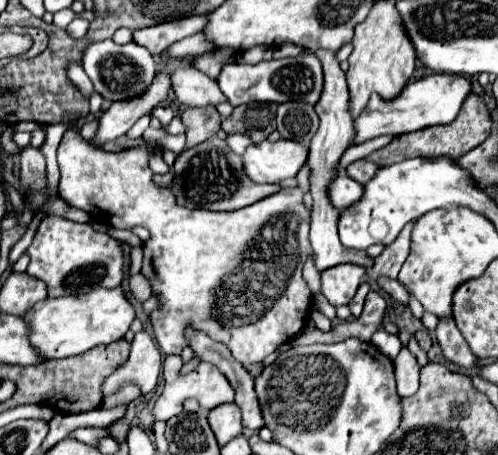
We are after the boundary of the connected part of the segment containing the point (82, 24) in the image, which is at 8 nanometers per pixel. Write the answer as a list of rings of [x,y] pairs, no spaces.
[[[79,15],[65,27],[65,31],[69,33],[69,37],[73,37],[73,39],[83,39],[87,35],[87,29],[89,29],[89,21],[83,19],[83,17],[79,17]]]

